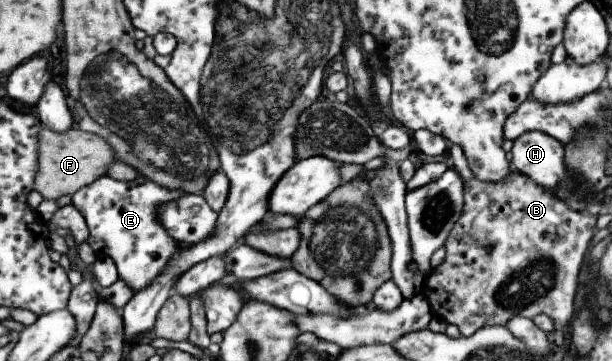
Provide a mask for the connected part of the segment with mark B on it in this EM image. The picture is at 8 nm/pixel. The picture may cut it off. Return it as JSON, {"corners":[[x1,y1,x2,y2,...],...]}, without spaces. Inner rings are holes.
{"corners":[[516,170,511,171,509,178,503,178,499,182,482,182,481,180,473,178,464,186,464,206,461,216,455,224,450,236,447,238,444,245,447,255,440,266,434,268,429,274,426,281,424,298,431,306,431,315,437,319,445,321,447,324,457,326,463,337,473,336,479,328,483,326,507,326,507,320,511,320,513,316,519,315,523,318,533,318,538,314,546,314,555,323,555,329,559,327,566,327,571,324,574,315,577,312,577,305,580,298,580,283,579,272,581,272,581,264,586,260,587,250,594,237,593,229,596,226,596,218,586,214,581,209,568,208,561,199,550,189,541,187,541,184,533,182,529,176,521,174],[487,246,493,246,491,252,487,252]]}

